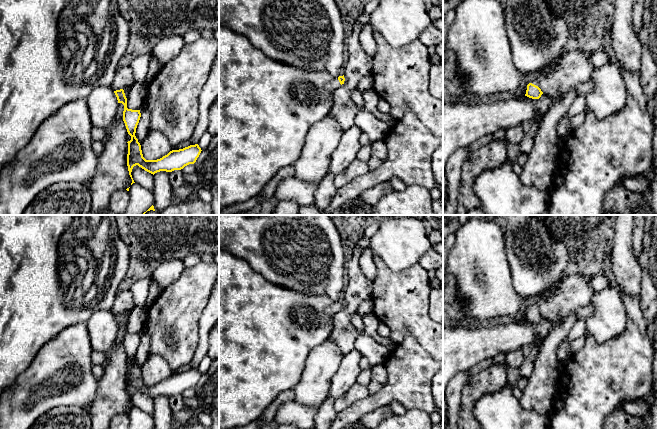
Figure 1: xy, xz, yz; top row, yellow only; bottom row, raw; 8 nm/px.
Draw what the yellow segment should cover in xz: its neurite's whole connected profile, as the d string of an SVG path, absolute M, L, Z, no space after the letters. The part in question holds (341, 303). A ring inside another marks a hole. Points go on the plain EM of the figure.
M219 249L219 429L246 426L257 420L280 393L293 390L300 381L309 353L330 337L334 316L344 305L344 299L337 302L325 295L304 294L270 283L246 261Z

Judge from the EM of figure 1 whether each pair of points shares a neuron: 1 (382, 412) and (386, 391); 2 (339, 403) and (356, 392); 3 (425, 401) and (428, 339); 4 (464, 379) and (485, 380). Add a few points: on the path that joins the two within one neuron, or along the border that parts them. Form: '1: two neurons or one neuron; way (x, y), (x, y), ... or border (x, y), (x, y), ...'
1: two neurons; border (388, 405), (382, 405), (362, 416)
2: one neuron; way (343, 402), (352, 395)
3: two neurons; border (411, 336), (432, 356)
4: two neurons; border (472, 376), (463, 388), (463, 399), (461, 401)

